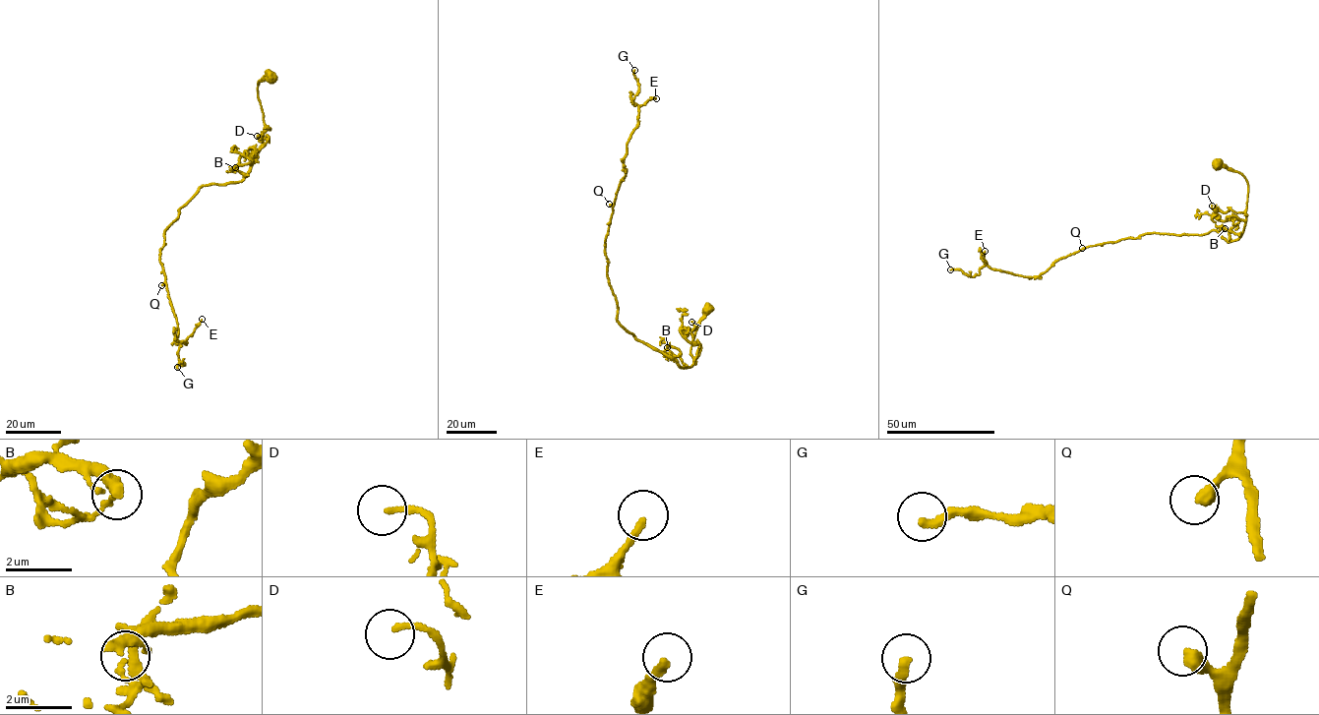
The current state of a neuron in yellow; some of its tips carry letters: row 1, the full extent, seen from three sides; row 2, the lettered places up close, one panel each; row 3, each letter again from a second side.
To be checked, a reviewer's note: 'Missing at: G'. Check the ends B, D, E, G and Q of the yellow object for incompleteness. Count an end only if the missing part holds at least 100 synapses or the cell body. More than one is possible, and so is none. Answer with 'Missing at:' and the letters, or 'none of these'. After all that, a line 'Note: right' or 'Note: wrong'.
Missing at: E, G
Note: wrong

